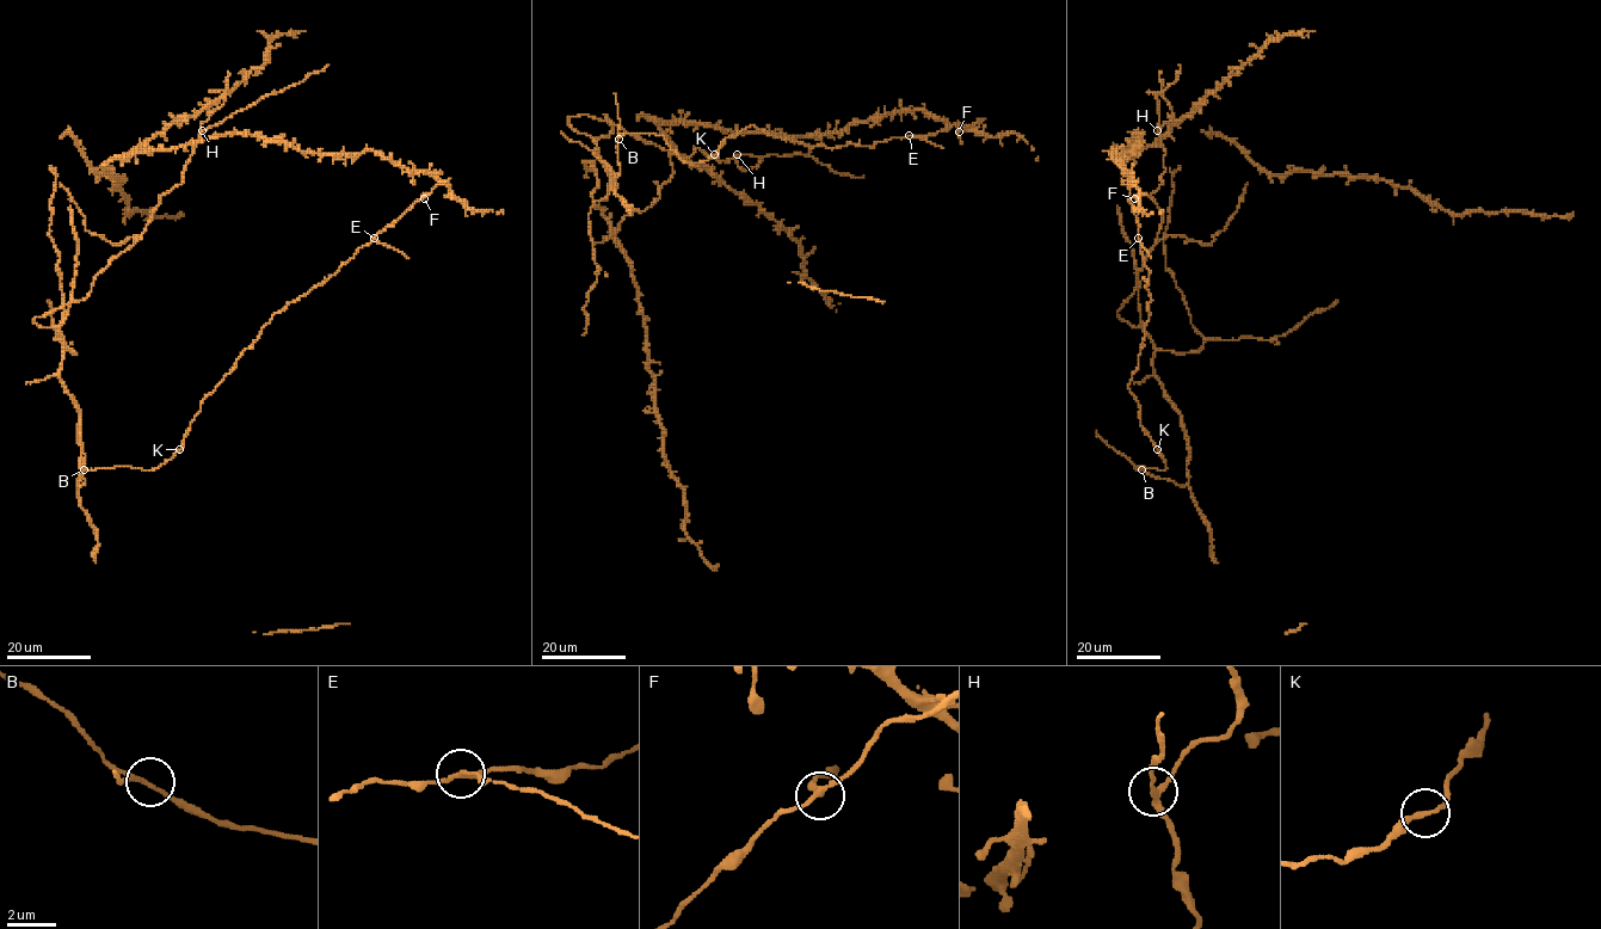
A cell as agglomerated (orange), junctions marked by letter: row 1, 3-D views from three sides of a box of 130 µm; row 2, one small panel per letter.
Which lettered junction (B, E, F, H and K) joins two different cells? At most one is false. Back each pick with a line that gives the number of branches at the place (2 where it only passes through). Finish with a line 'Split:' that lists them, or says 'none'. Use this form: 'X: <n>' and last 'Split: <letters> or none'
E: 3
Split: E

